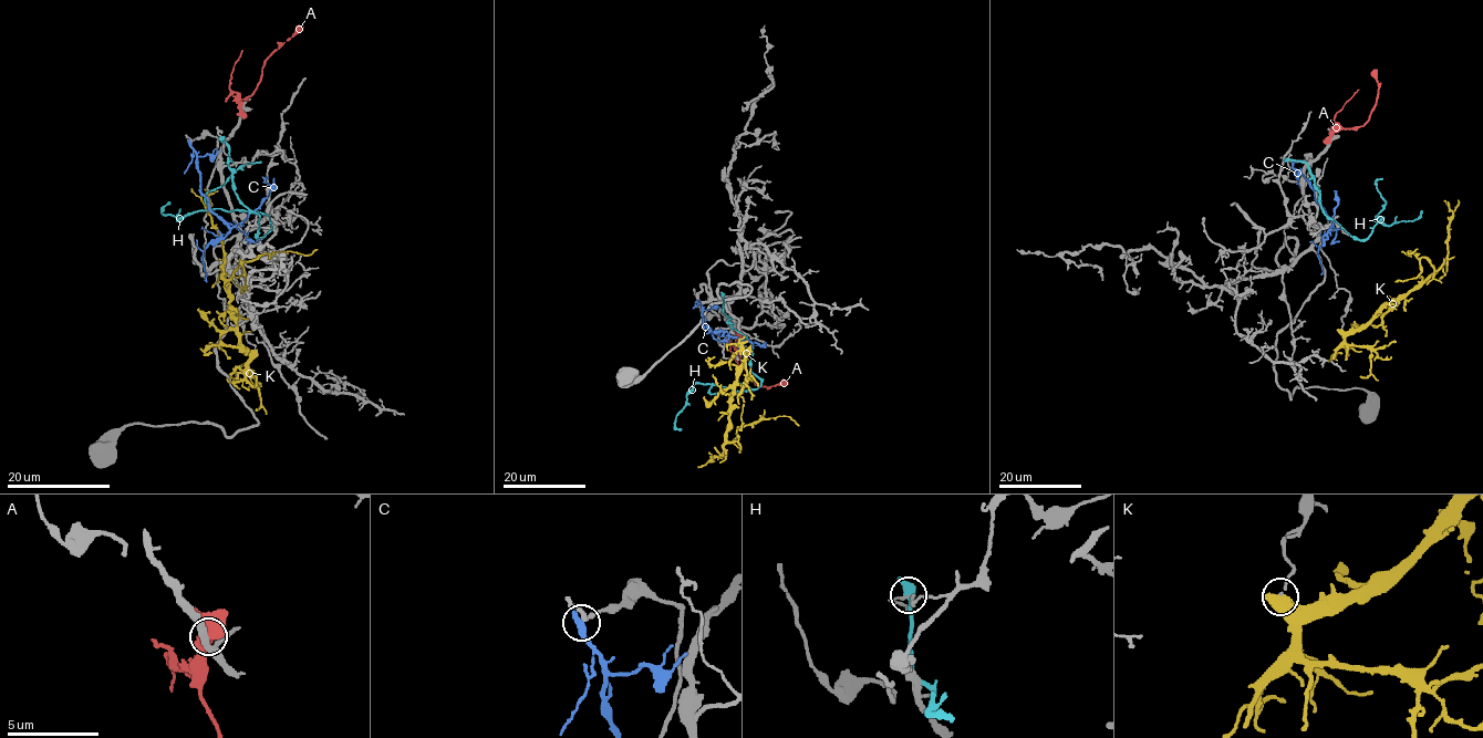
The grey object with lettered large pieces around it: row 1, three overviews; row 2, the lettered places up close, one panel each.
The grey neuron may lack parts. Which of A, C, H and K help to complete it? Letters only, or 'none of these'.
none of these

